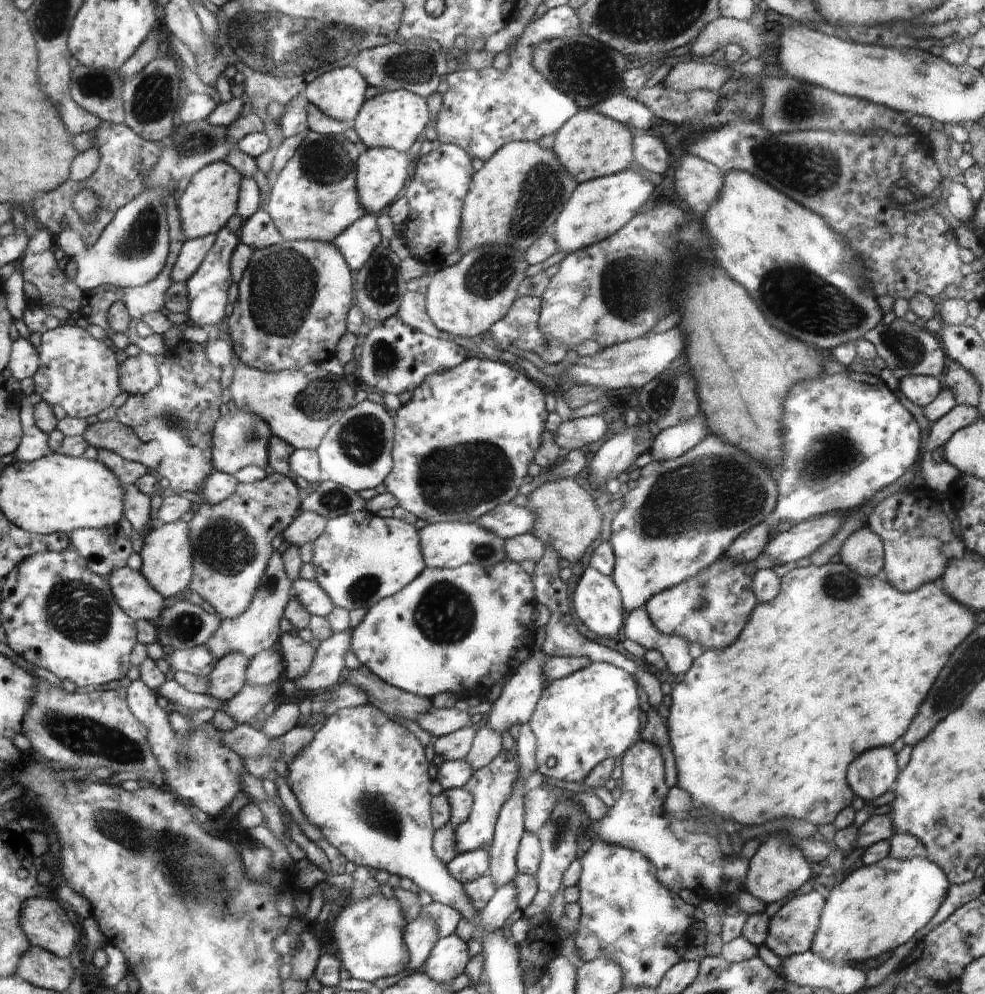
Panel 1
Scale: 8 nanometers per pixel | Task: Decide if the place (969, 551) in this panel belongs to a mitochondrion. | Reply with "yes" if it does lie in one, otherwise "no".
no

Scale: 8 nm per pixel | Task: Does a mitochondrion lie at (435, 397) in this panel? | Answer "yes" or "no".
no

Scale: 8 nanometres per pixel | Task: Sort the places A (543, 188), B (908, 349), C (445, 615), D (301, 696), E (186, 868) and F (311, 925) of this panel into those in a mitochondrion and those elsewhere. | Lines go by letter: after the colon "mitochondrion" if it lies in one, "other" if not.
A: mitochondrion
B: mitochondrion
C: mitochondrion
D: other
E: mitochondrion
F: other

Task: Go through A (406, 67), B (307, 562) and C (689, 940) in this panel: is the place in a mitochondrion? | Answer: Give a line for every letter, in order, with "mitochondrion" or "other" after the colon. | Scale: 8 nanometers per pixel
A: mitochondrion
B: other
C: other

